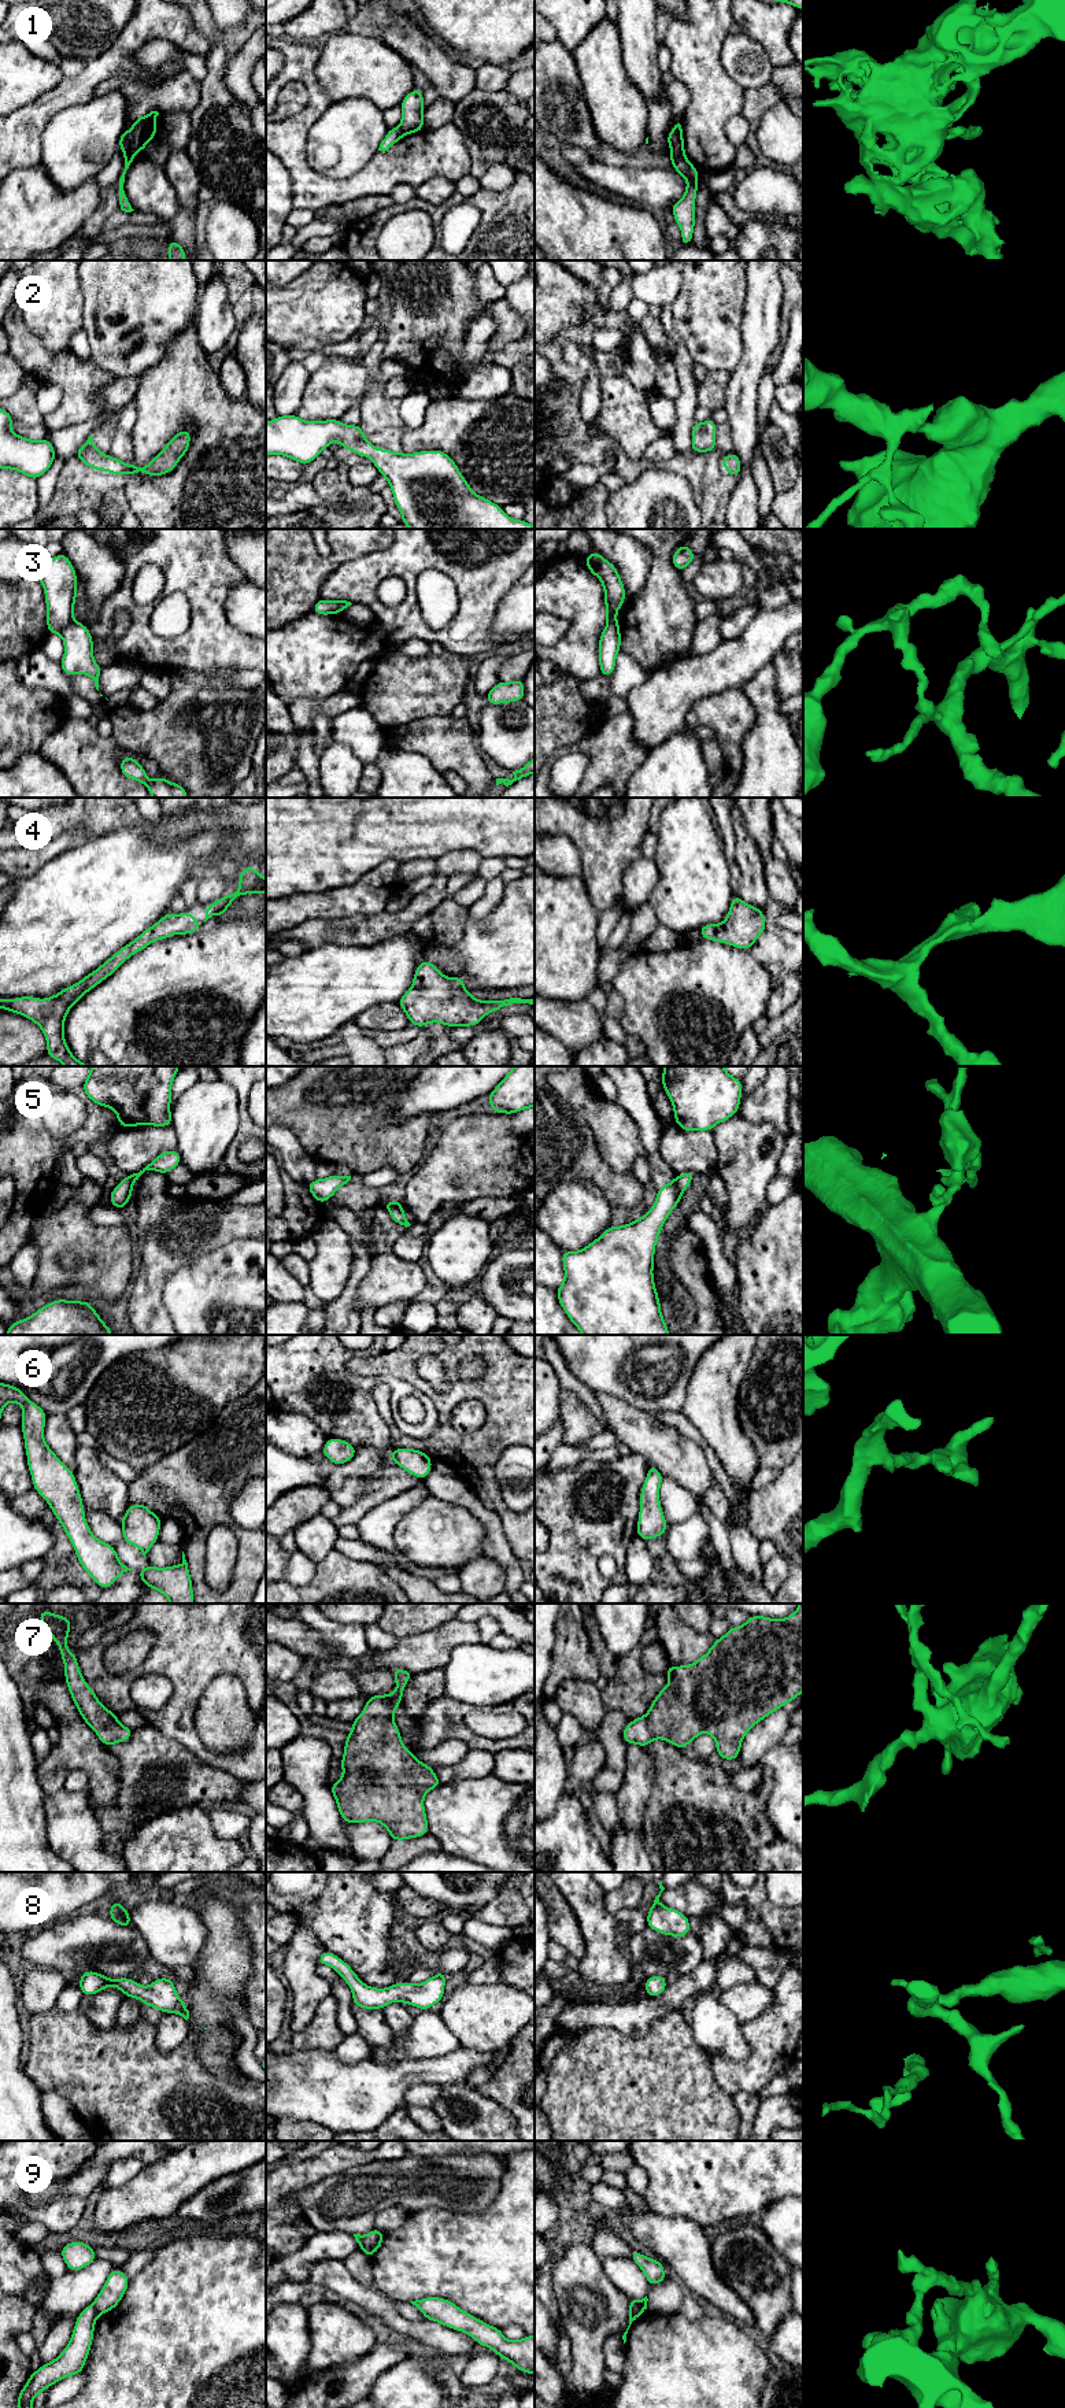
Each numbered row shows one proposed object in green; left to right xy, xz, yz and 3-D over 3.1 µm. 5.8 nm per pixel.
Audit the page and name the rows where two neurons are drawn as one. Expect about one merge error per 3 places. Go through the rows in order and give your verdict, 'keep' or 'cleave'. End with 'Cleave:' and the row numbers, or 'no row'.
1: cleave
2: keep
3: cleave
4: keep
5: keep
6: keep
7: keep
8: keep
9: cleave
Cleave: 1, 3, 9

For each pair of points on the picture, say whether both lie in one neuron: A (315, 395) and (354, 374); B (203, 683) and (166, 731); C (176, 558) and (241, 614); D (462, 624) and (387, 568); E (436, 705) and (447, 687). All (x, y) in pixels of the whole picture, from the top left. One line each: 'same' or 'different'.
A: same
B: same
C: different
D: same
E: same

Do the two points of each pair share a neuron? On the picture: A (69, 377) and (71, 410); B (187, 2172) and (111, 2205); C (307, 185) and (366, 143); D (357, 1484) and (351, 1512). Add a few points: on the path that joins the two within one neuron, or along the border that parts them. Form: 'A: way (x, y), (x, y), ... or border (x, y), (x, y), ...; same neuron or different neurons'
A: way (71, 385), (71, 402); same neuron
B: way (167, 2183), (155, 2193), (130, 2204); same neuron
C: border (304, 148), (307, 162), (322, 174), (354, 174); different neurons
D: border (370, 1483), (366, 1493), (355, 1504), (341, 1509); different neurons

